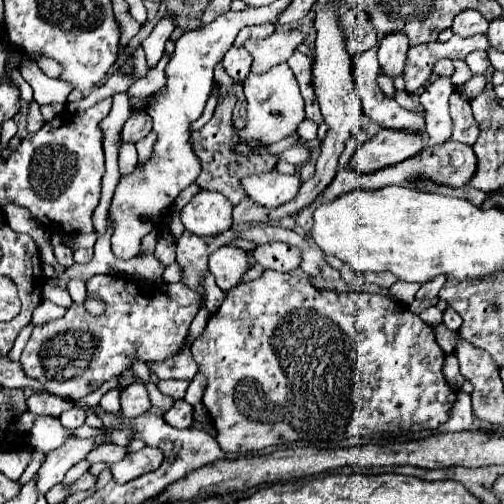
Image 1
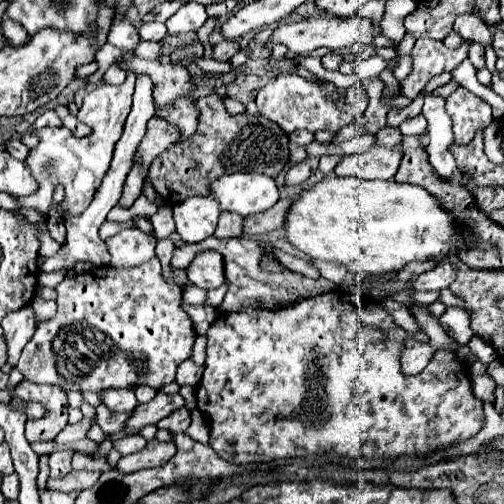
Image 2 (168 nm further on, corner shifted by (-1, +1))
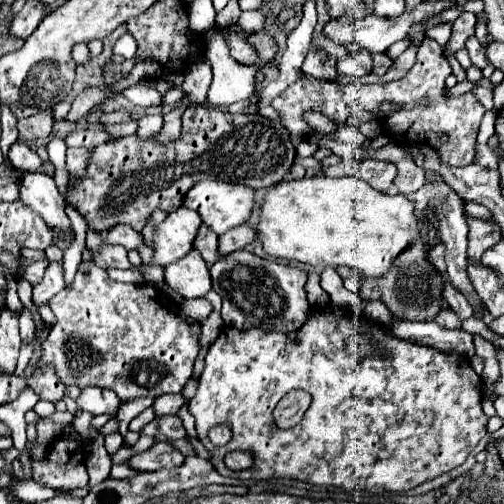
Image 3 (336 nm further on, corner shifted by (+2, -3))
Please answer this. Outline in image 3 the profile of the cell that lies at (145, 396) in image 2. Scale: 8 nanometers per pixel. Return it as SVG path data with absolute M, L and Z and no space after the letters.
M136 397L136 399L126 401L126 403L118 409L116 419L120 422L119 432L123 437L128 431L128 423L130 423L138 413L142 413L142 411L148 409L148 407L152 407L152 403L154 403L154 397Z

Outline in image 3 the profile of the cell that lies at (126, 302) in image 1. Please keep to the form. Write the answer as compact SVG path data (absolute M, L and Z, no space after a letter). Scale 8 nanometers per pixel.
M82 261L80 267L78 267L78 273L76 273L76 279L74 279L74 285L72 289L62 289L58 295L52 297L50 301L50 309L52 313L56 315L56 325L52 327L48 339L44 341L42 345L42 359L40 363L36 365L36 369L40 369L42 365L54 365L58 369L58 375L62 377L62 381L66 385L78 385L80 389L84 387L104 387L104 389L110 389L114 391L122 401L128 401L128 399L134 399L134 397L160 397L160 395L166 395L166 393L180 393L186 385L186 381L192 377L192 369L194 369L194 359L200 351L200 345L198 345L198 337L200 337L200 325L190 321L164 293L160 293L156 287L146 287L146 285L132 285L132 283L118 283L114 279L108 277L108 273L100 267L96 267L92 261Z

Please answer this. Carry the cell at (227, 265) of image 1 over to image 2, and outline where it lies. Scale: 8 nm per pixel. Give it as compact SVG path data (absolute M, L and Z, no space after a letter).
M203 251L197 253L193 263L187 267L187 277L193 285L201 289L215 289L225 283L225 263L221 253L217 251Z

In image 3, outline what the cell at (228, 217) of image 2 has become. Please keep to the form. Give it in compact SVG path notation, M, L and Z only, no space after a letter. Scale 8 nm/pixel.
M202 225L198 229L196 239L194 239L194 249L200 251L206 265L212 267L216 263L216 257L218 257L218 235L210 233L210 229L206 229L206 225Z

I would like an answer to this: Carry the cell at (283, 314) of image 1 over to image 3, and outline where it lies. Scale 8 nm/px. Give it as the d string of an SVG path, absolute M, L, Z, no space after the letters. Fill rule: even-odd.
M326 307L324 311L312 311L310 313L310 321L306 321L306 325L302 329L298 329L298 333L266 333L262 329L250 329L250 331L238 331L238 329L230 329L224 327L220 337L210 345L208 355L206 355L206 367L204 373L200 377L200 385L198 385L198 393L188 401L188 411L194 415L196 419L196 431L198 437L202 441L202 445L212 453L212 465L218 469L218 473L226 475L226 477L236 477L236 479L256 479L256 481L270 481L270 479L298 479L298 481L306 481L310 485L334 485L334 487L344 487L344 489L358 489L358 491L368 491L368 493L386 493L386 491L408 491L414 489L418 485L422 485L424 481L430 481L442 473L448 473L450 469L462 465L468 457L468 453L478 445L478 441L486 435L486 415L482 411L482 379L474 373L470 359L458 355L458 353L442 353L438 349L430 349L424 345L414 345L414 341L398 341L398 337L390 337L380 325L370 323L370 321L354 321L348 313L348 309L338 309L338 307ZM352 335L370 335L372 343L386 355L380 357L360 357L360 355L352 355L348 351L346 341ZM292 389L304 389L312 395L312 403L304 415L304 419L292 427L292 429L278 429L274 425L272 419L272 409L278 405L278 401ZM218 423L226 423L232 427L234 437L230 443L226 443L224 447L216 447L210 443L208 439L208 429L212 425ZM236 449L246 449L246 451L254 451L254 467L248 471L230 471L224 465L224 455L228 451L236 451Z

